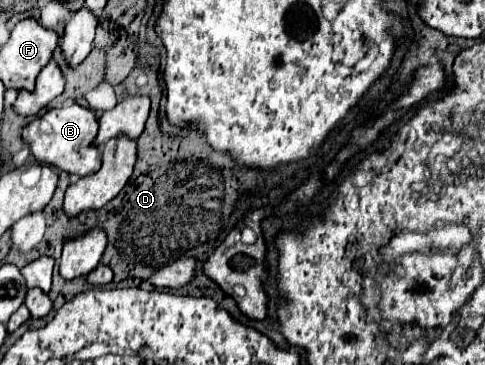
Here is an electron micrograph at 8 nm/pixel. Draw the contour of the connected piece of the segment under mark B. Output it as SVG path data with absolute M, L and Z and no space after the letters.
M64 105L48 109L46 113L38 115L34 121L24 125L22 141L38 163L56 167L70 175L86 177L100 169L100 153L92 145L96 133L98 133L98 121L94 111L80 105Z

